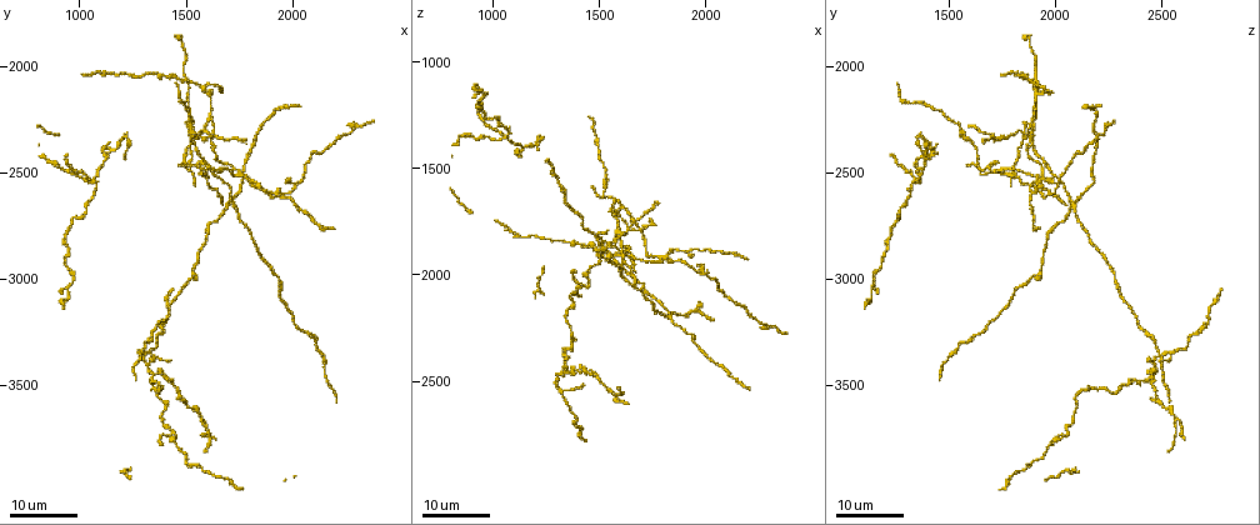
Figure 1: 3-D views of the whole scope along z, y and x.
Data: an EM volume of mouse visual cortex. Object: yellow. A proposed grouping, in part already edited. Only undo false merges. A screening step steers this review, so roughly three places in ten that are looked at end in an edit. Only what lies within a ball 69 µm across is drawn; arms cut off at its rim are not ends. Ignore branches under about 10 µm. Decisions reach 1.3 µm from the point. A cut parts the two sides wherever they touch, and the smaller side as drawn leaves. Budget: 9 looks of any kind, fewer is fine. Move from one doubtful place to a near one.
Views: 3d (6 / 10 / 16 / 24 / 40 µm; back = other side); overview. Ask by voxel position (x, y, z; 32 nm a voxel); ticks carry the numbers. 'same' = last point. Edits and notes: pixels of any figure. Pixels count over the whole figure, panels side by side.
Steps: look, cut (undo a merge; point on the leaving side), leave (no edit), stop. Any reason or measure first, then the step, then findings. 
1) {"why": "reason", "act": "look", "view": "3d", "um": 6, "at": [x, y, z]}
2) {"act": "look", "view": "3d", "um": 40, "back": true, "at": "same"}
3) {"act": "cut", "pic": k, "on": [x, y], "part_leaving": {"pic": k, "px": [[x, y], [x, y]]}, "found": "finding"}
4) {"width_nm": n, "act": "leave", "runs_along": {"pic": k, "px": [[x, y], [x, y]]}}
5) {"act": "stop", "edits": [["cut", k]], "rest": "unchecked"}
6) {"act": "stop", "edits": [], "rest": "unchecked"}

{"why": "four or more arms meet", "act": "look", "view": "3d", "um": 16, "at": [1770, 2520, 1920]}

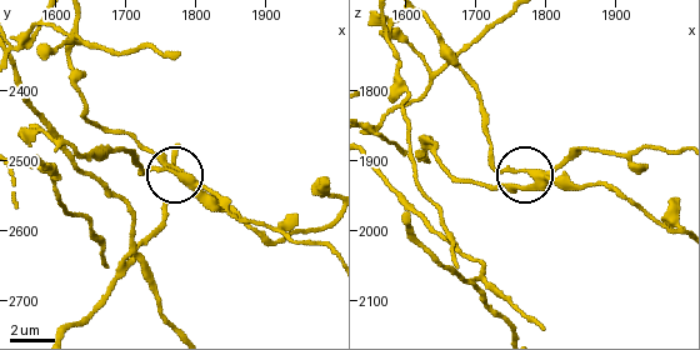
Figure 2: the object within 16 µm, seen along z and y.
{"why": "closer look", "act": "look", "view": "3d", "um": 10, "at": [1780, 2525, 1915]}

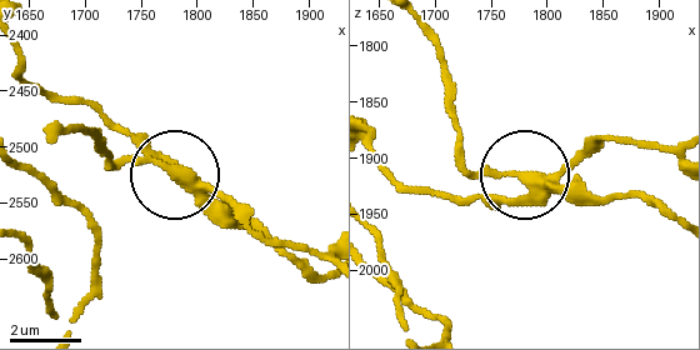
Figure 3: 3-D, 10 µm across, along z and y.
{"side_arm_um": 30, "act": "cut", "pic": 3, "on": [226, 223], "part_leaving": {"pic": 3, "px": [[185, 185], [153, 166], [119, 166], [89, 131], [65, 131]]}, "found": "two neurons meet here"}

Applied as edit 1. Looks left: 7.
{"why": "see it whole again", "act": "look", "view": "overview"}

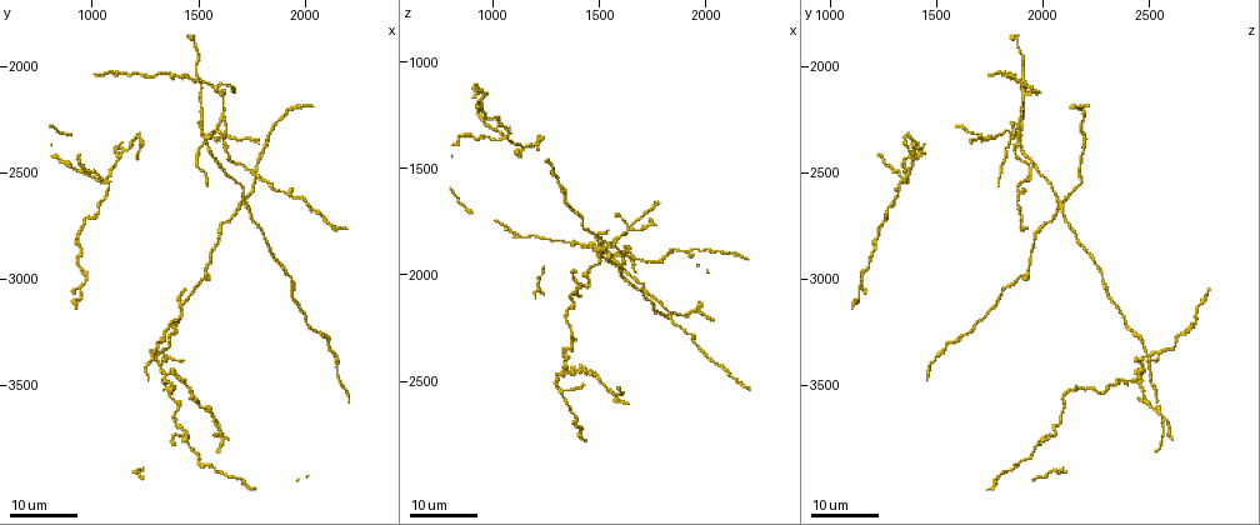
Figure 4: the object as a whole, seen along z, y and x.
{"act": "look", "view": "3d", "um": 24, "at": [1330, 3340, 2570]}

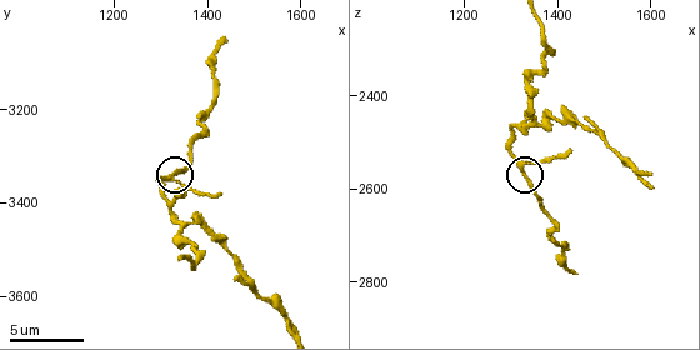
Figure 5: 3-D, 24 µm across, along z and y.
{"act": "look", "view": "3d", "um": 6, "at": [1335, 3330, 2580]}

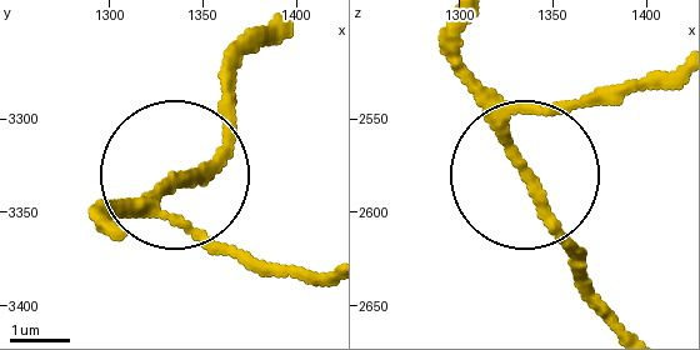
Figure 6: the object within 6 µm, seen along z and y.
{"width_nm": 170, "act": "leave", "runs_along": {"pic": 6, "px": [[116, 236], [116, 211], [206, 163], [231, 113]]}, "found": "one neuron here"}

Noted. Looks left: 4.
{"why": "calibre changes", "act": "look", "view": "3d", "um": 16, "at": [1340, 3520, 2180]}

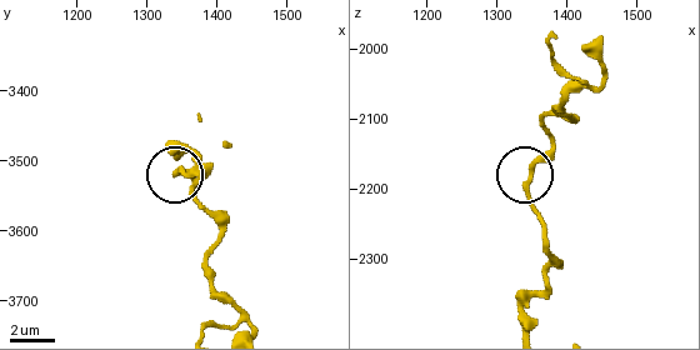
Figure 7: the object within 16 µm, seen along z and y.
{"why": "zoom in", "act": "look", "view": "3d", "um": 10, "at": [1350, 3510, 2180]}

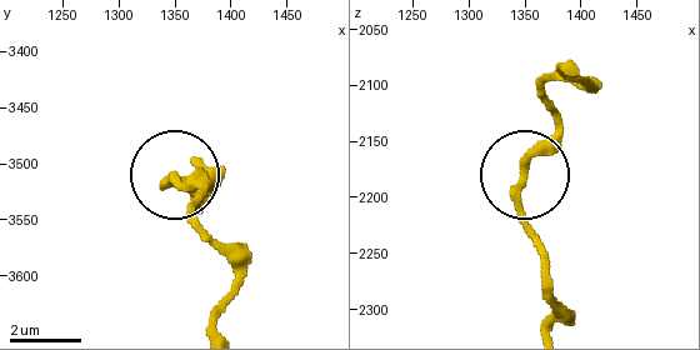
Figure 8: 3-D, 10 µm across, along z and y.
{"act": "leave", "found": "one neuron here"}

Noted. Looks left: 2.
{"why": "thick turns thin", "act": "look", "view": "3d", "um": 10, "at": [1385, 3215, 2710]}

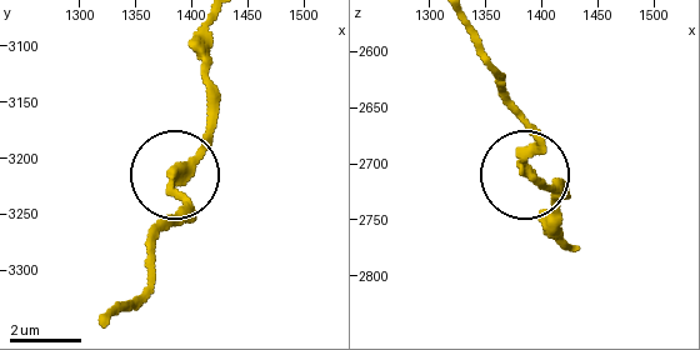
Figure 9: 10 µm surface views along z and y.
{"width_nm": 310, "act": "leave", "found": "continuous, no second neuron"}

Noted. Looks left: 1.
{"act": "stop", "edits": [["cut", 3]], "rest": "unchecked"}

